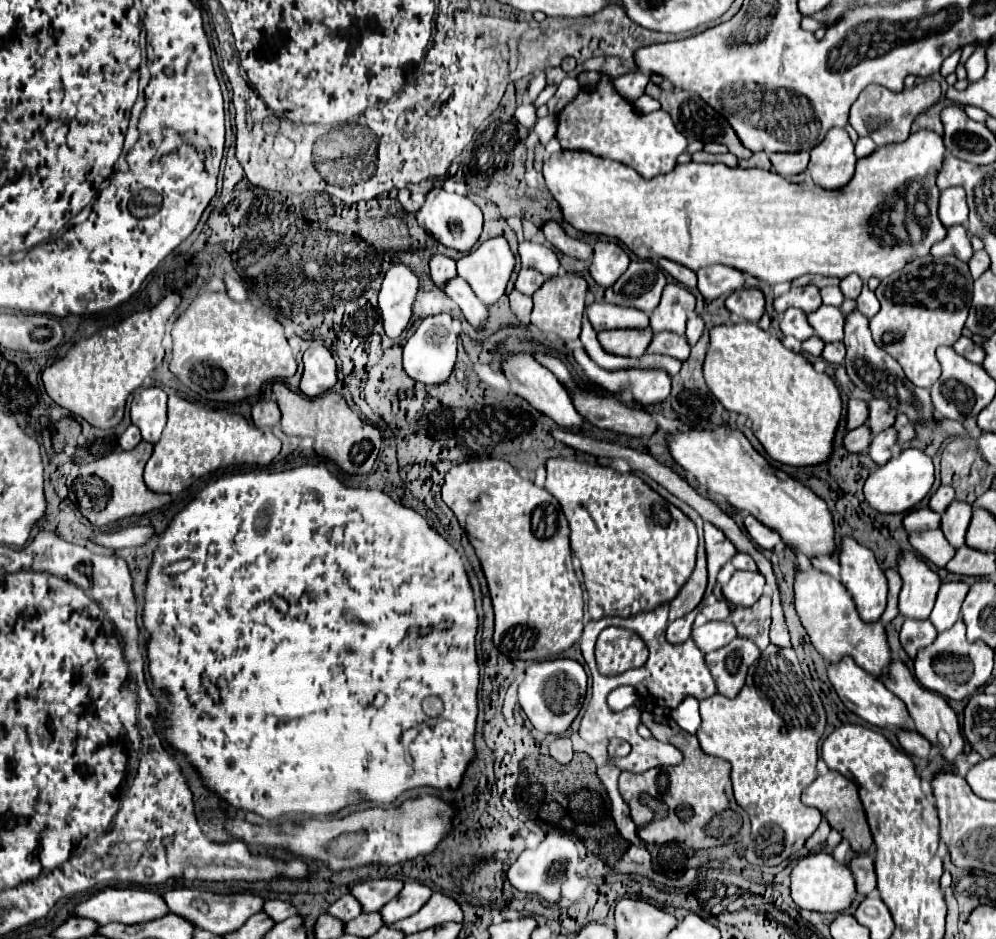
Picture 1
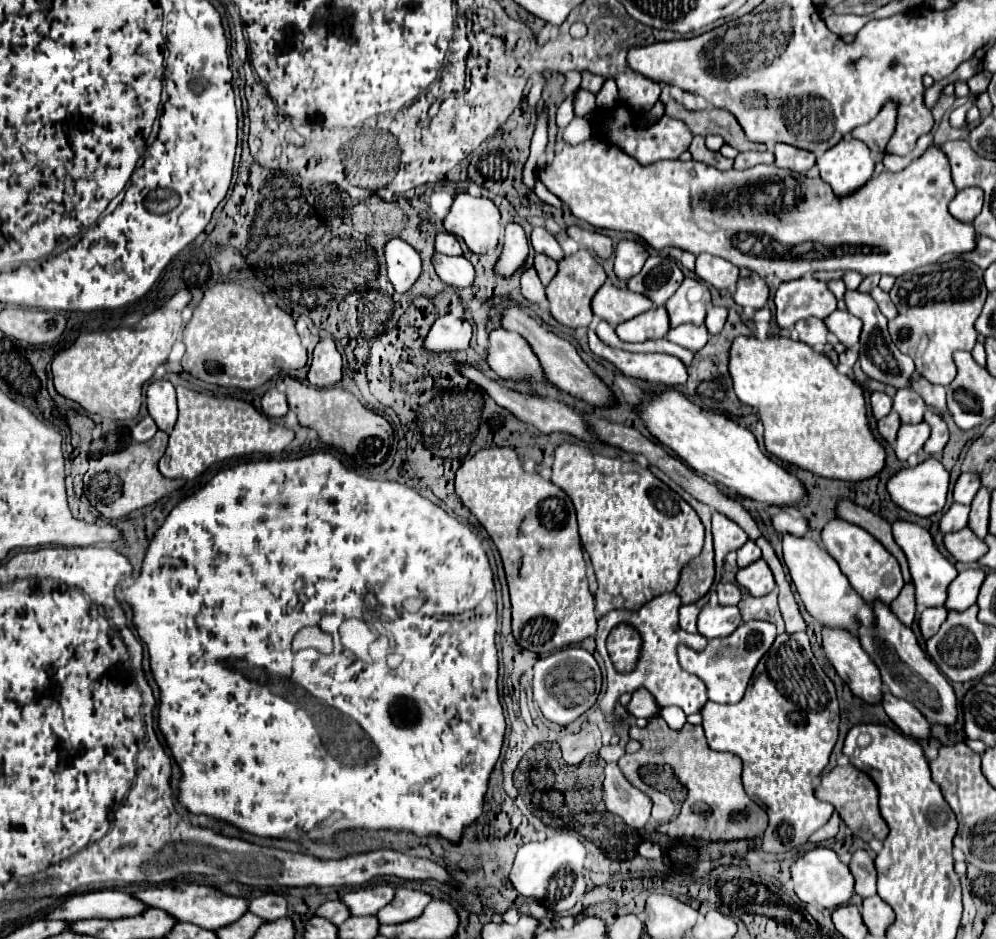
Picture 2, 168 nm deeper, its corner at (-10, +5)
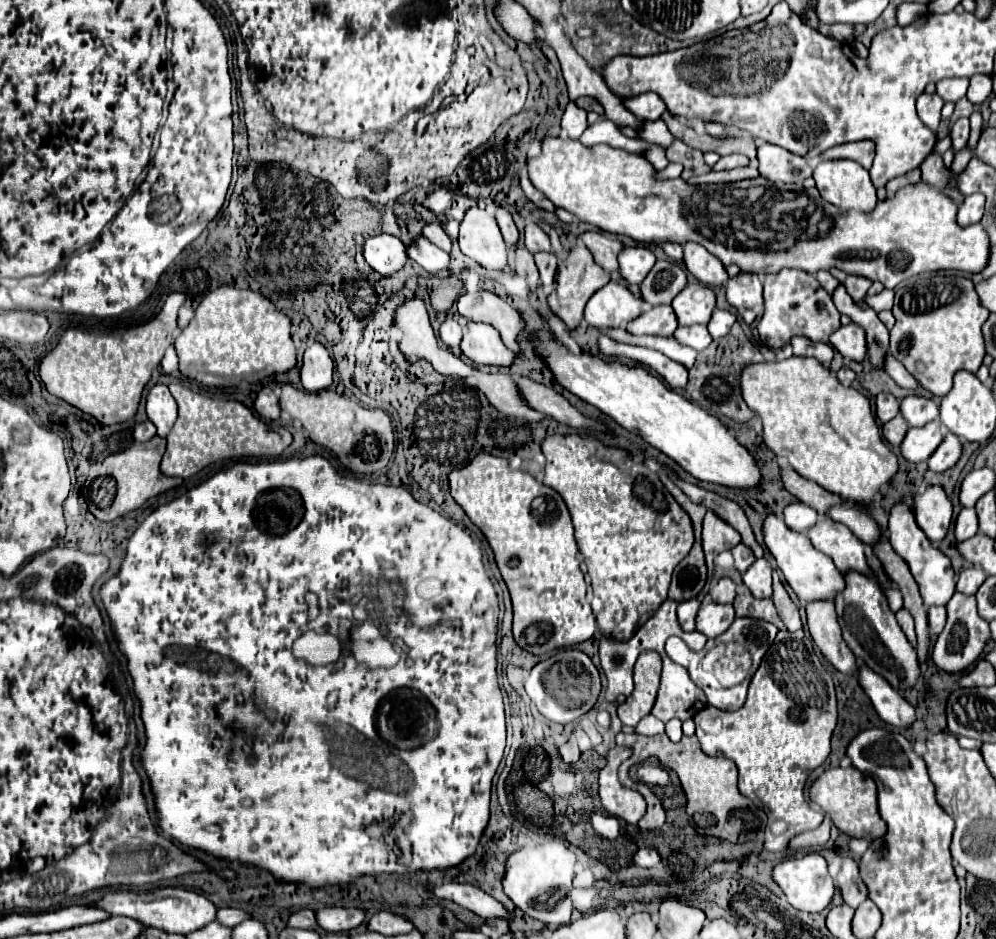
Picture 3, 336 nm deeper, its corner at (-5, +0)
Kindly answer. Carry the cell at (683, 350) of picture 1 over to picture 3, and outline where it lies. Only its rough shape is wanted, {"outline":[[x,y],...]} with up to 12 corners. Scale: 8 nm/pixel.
{"outline":[[706,325],[678,327],[674,339],[696,351],[712,343]]}

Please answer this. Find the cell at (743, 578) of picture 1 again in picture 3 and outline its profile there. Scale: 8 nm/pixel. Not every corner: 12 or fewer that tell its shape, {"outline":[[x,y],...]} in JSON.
{"outline":[[756,559],[742,581],[758,599],[772,595],[772,567]]}

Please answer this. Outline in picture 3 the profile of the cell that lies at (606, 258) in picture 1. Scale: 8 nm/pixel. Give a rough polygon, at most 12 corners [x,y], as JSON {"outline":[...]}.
{"outline":[[624,247],[620,275],[638,285],[656,263],[650,249]]}

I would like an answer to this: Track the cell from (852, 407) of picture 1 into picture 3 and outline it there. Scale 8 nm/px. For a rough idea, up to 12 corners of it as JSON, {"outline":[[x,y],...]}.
{"outline":[[888,393],[876,395],[876,417],[882,423],[898,415],[900,403]]}

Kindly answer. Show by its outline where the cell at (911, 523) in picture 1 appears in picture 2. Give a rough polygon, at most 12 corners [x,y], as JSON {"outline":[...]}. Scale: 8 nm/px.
{"outline":[[953,504],[941,518],[941,530],[957,532],[967,526],[969,506]]}

